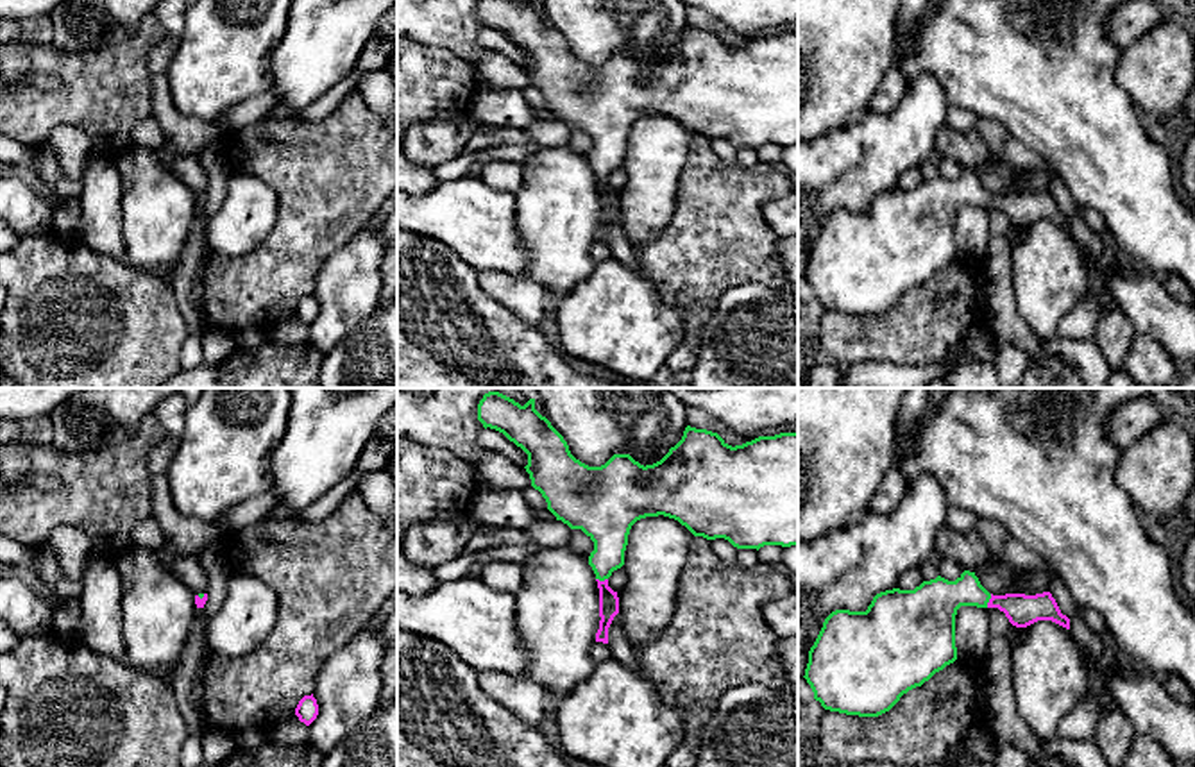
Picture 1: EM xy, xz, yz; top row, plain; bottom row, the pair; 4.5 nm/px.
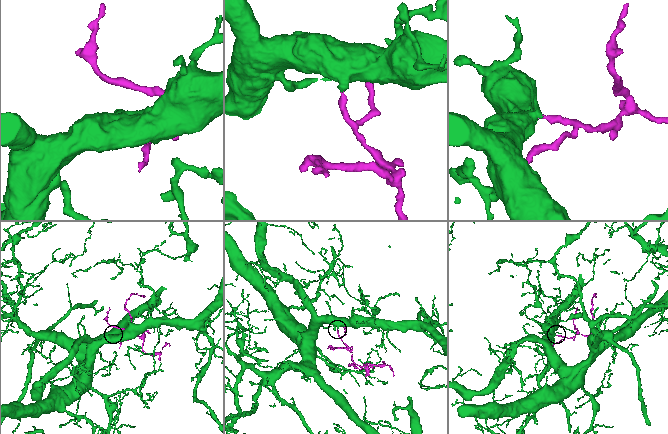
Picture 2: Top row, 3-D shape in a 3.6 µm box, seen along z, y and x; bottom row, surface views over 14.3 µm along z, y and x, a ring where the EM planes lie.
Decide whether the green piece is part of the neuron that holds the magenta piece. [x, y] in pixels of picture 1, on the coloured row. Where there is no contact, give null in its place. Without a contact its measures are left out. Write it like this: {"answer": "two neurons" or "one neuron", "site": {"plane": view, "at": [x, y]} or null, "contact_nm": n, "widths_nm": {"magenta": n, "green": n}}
{"answer": "one neuron", "site": {"plane": "yz", "at": [990, 601]}, "contact_nm": 70, "widths_nm": {"magenta": 150, "green": 220}}

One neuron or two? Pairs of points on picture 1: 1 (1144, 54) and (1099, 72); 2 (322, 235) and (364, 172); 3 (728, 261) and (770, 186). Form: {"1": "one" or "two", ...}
{"1": "two", "2": "one", "3": "one"}

